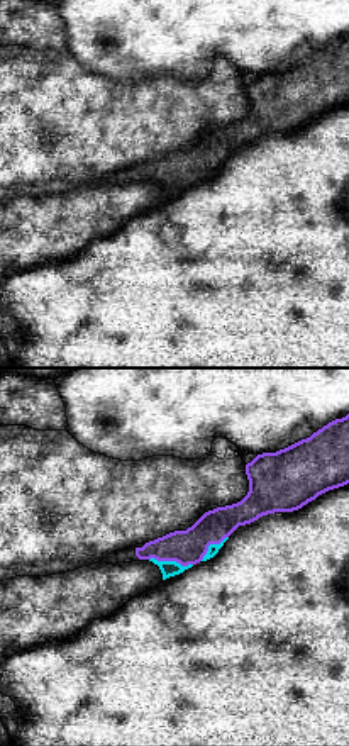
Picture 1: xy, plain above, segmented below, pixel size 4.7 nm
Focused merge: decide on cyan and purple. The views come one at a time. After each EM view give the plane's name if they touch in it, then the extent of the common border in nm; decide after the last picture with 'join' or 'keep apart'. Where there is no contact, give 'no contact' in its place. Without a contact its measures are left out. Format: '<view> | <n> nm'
xy | 220 nm

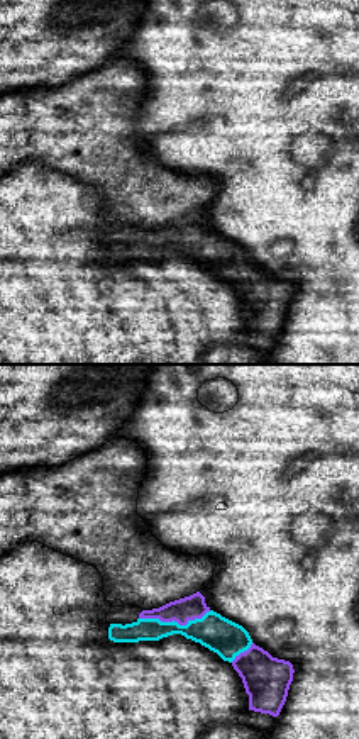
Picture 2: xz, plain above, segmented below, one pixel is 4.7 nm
xz | 340 nm

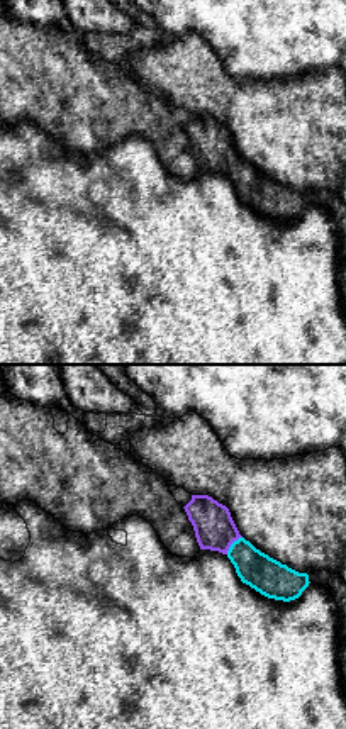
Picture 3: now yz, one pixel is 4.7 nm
yz | 120 nm

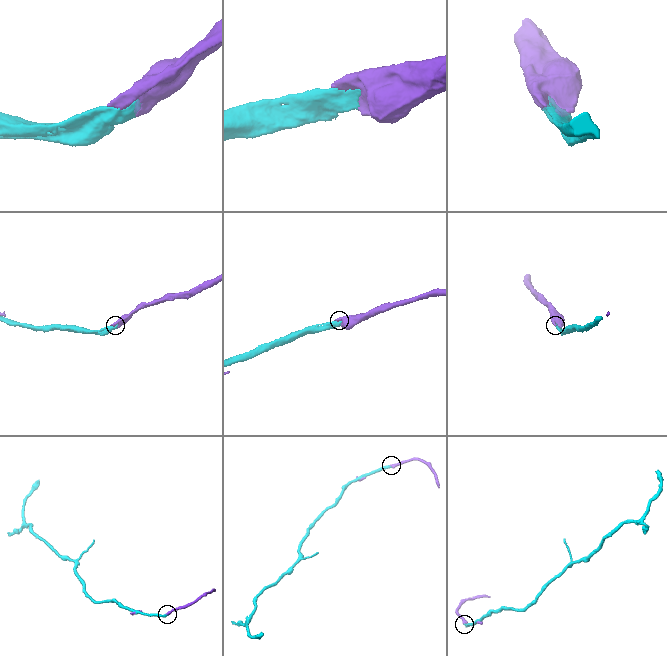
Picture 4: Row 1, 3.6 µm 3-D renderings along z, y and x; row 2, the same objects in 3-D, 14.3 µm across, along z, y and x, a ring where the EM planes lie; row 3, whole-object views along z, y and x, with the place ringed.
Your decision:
join

